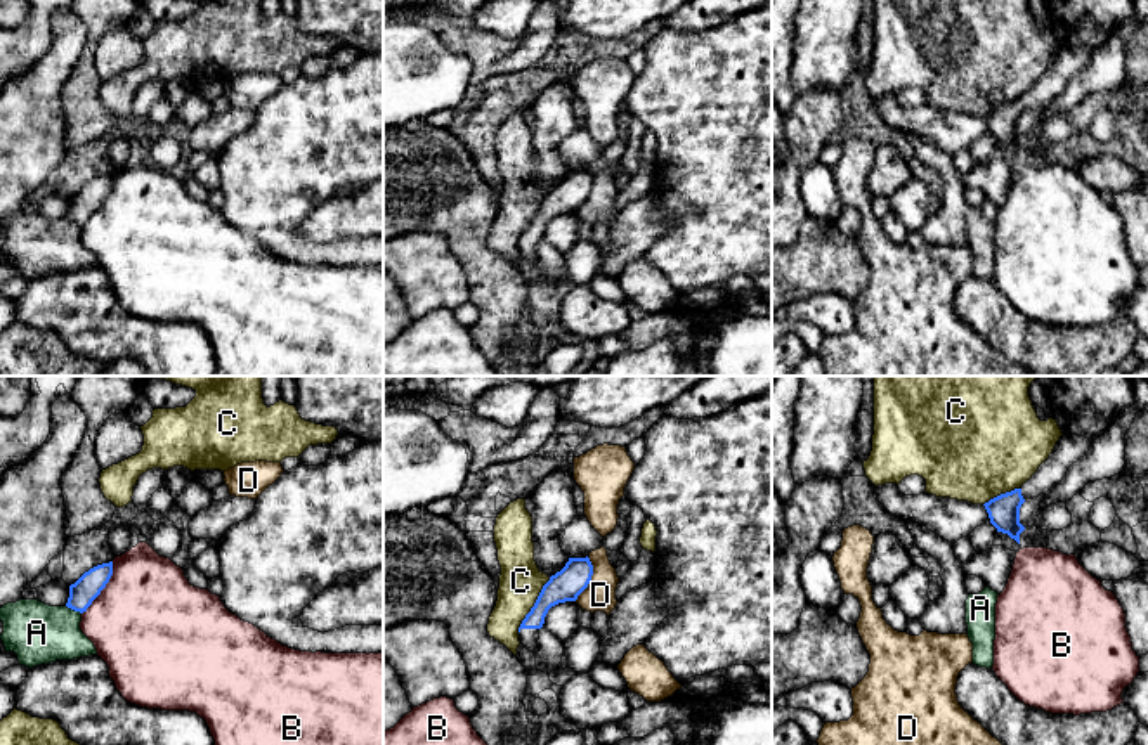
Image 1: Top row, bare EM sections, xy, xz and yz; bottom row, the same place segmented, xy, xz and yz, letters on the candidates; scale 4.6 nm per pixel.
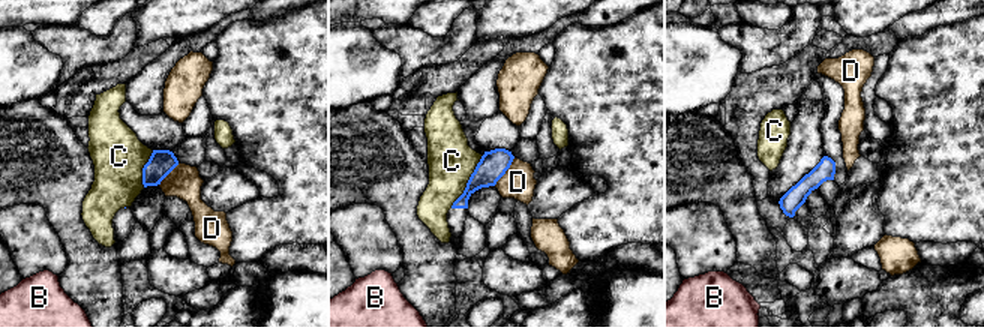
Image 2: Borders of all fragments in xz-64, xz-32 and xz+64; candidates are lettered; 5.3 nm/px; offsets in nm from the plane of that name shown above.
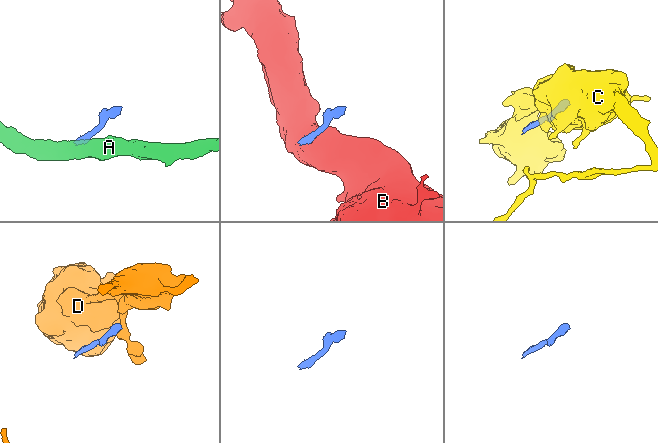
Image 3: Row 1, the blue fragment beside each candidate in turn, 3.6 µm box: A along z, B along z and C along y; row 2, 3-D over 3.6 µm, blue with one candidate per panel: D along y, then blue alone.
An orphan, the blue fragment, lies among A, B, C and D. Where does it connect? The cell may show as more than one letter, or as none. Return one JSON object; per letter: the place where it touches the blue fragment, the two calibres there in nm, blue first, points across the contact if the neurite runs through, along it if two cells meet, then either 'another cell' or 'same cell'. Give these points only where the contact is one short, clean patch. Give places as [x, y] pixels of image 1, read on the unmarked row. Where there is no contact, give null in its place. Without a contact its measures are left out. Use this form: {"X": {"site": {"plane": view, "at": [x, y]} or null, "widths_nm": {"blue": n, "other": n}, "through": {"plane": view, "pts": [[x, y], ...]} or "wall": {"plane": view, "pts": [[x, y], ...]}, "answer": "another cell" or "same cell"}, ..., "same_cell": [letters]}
{"A": {"site": {"plane": "xy", "at": [73, 220]}, "widths_nm": {"blue": 120, "other": 280}, "wall": {"plane": "xy", "pts": [[66, 217], [80, 226]]}, "answer": "another cell"}, "B": {"site": {"plane": "xy", "at": [104, 198]}, "widths_nm": {"blue": 120, "other": 500}, "answer": "another cell"}, "C": {"site": {"plane": "xz", "at": [534, 217]}, "widths_nm": {"blue": 150, "other": 200}, "wall": {"plane": "xz", "pts": [[550, 189], [517, 243]]}, "answer": "another cell"}, "D": {"site": {"plane": "xz", "at": [590, 191]}, "widths_nm": {"blue": 150, "other": 140}, "wall": {"plane": "xz", "pts": [[588, 168], [592, 191], [574, 212]]}, "answer": "another cell"}, "same_cell": []}

